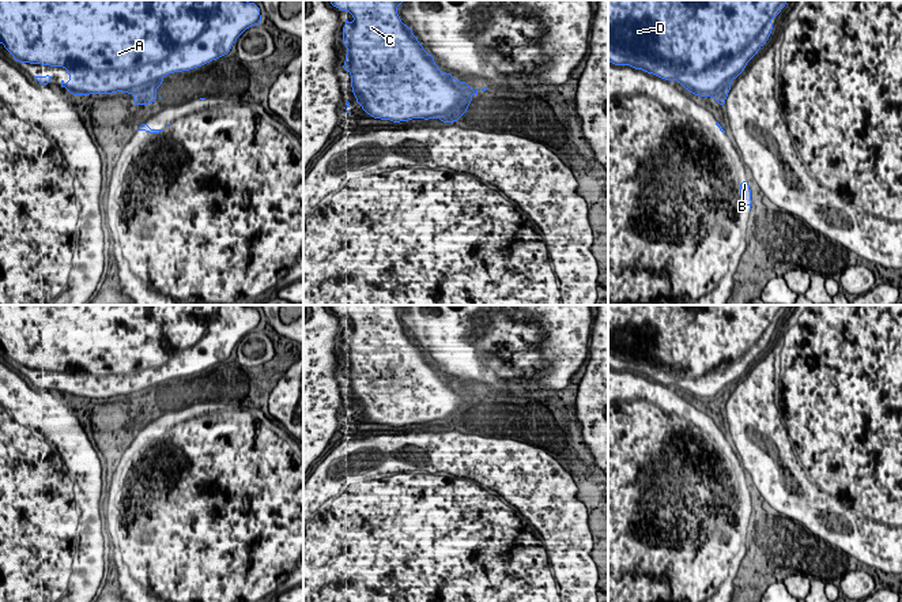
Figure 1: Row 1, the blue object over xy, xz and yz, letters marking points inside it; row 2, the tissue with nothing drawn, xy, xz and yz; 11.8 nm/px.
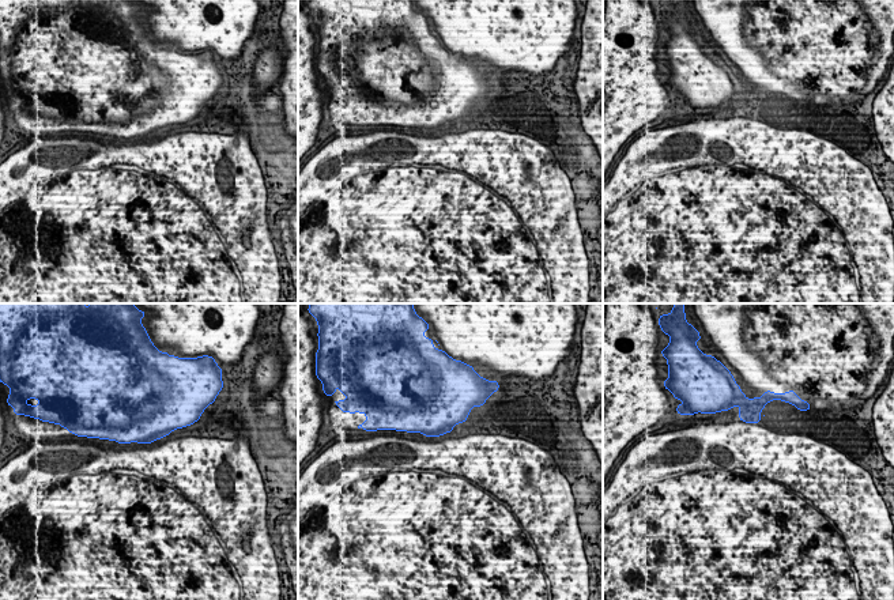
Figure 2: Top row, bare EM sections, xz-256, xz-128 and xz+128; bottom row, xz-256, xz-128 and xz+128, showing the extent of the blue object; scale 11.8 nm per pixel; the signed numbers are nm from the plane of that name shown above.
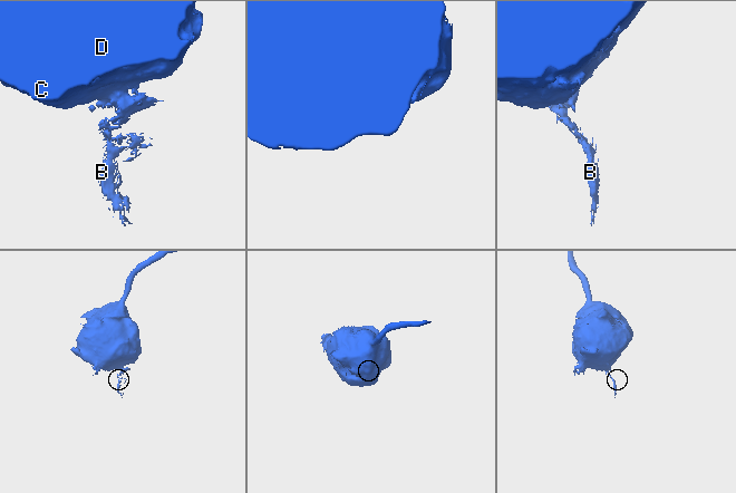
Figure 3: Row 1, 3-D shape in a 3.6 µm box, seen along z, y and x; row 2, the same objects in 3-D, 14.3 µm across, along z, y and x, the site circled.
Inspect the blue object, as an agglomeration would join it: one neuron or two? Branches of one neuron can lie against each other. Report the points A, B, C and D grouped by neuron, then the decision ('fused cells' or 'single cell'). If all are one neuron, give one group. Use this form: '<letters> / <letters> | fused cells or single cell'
A C D / B | fused cells

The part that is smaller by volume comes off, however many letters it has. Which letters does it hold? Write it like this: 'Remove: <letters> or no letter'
Remove: B

